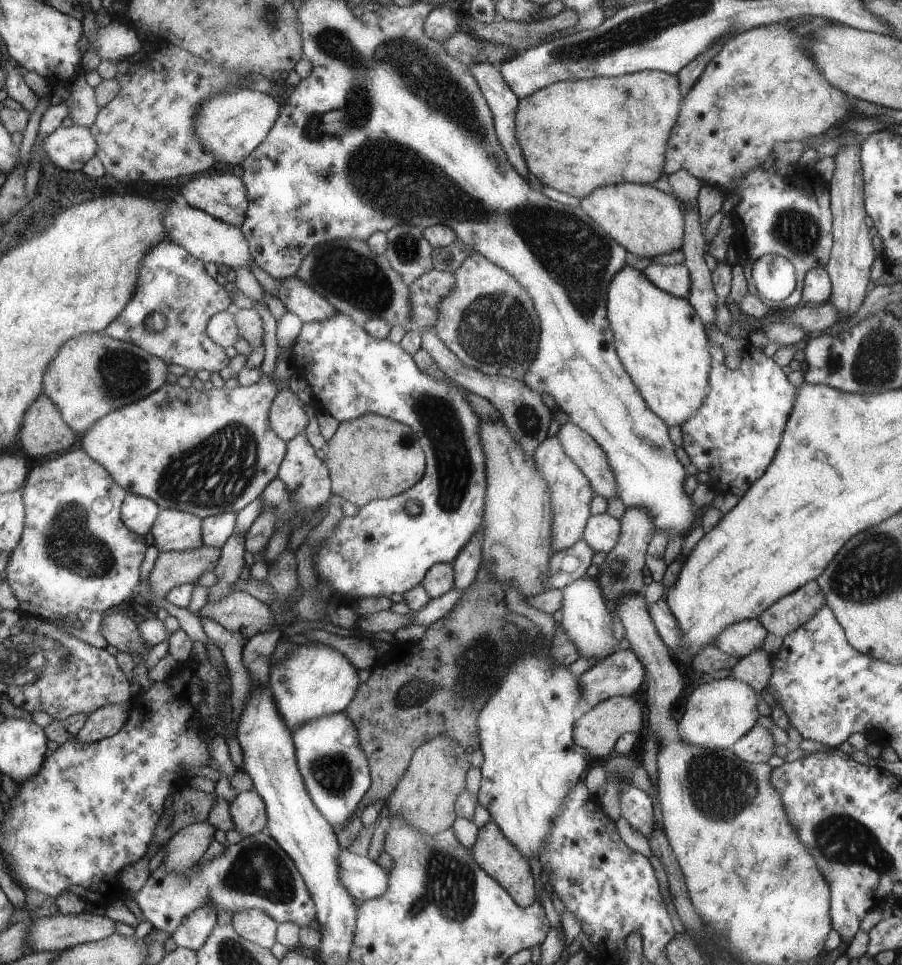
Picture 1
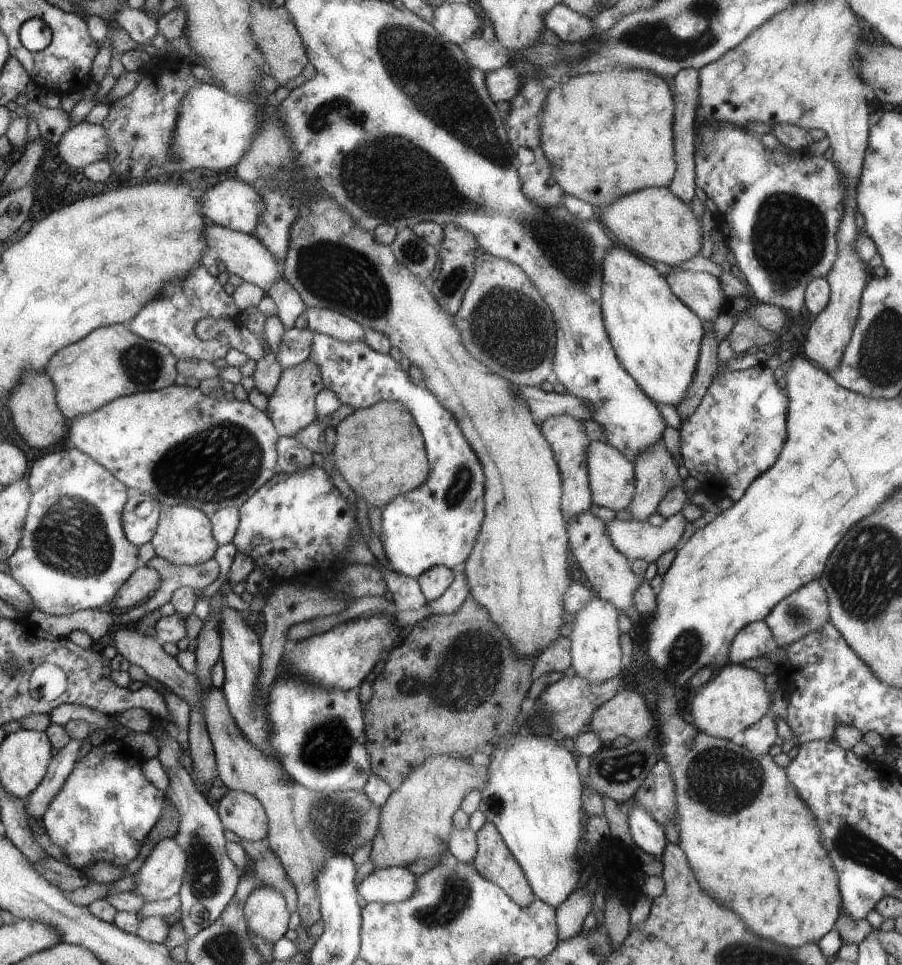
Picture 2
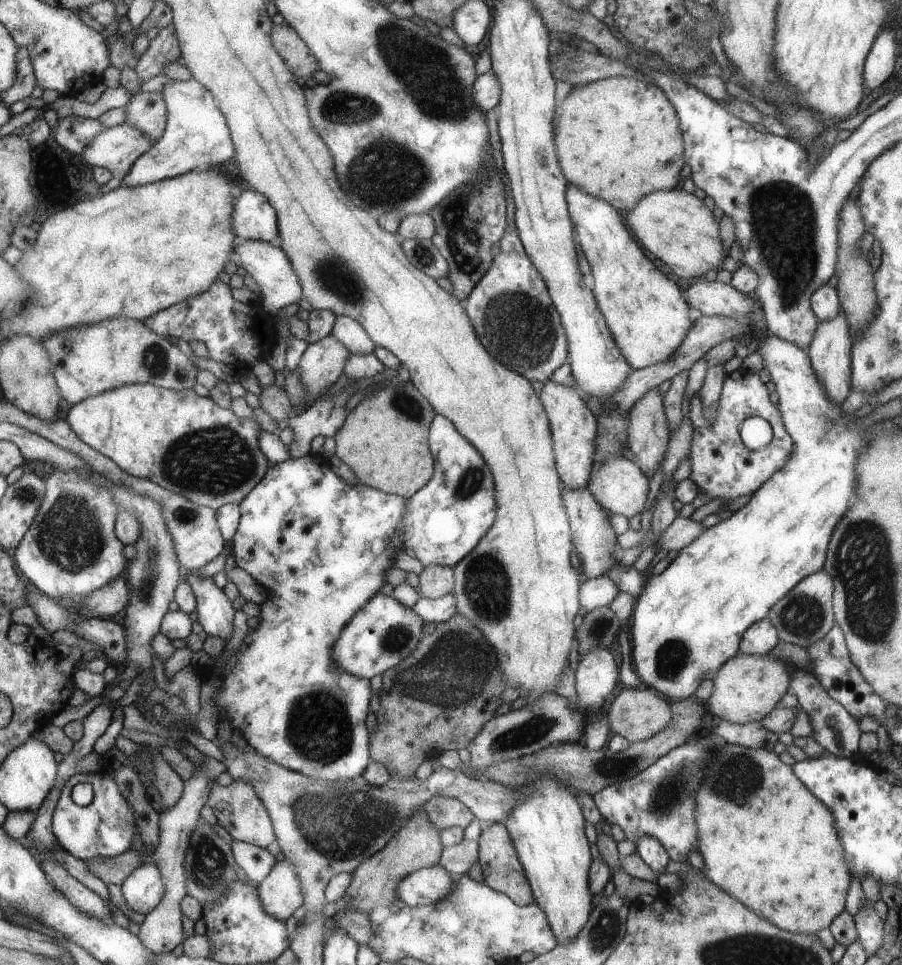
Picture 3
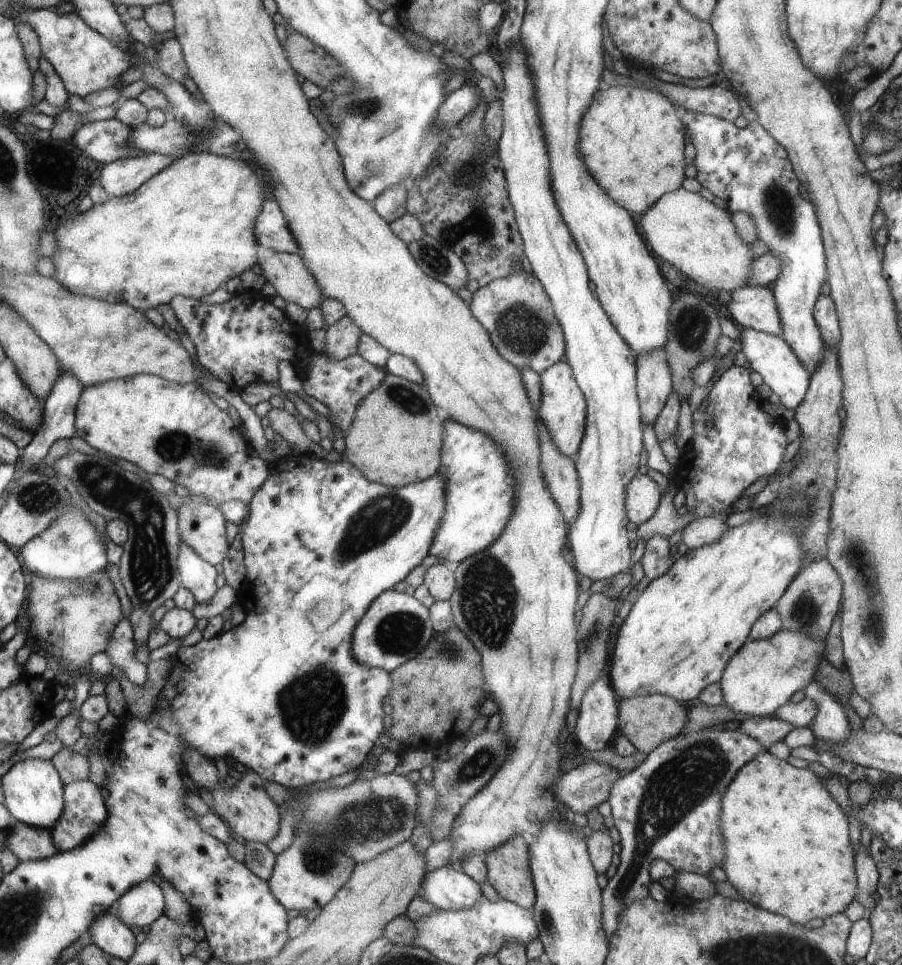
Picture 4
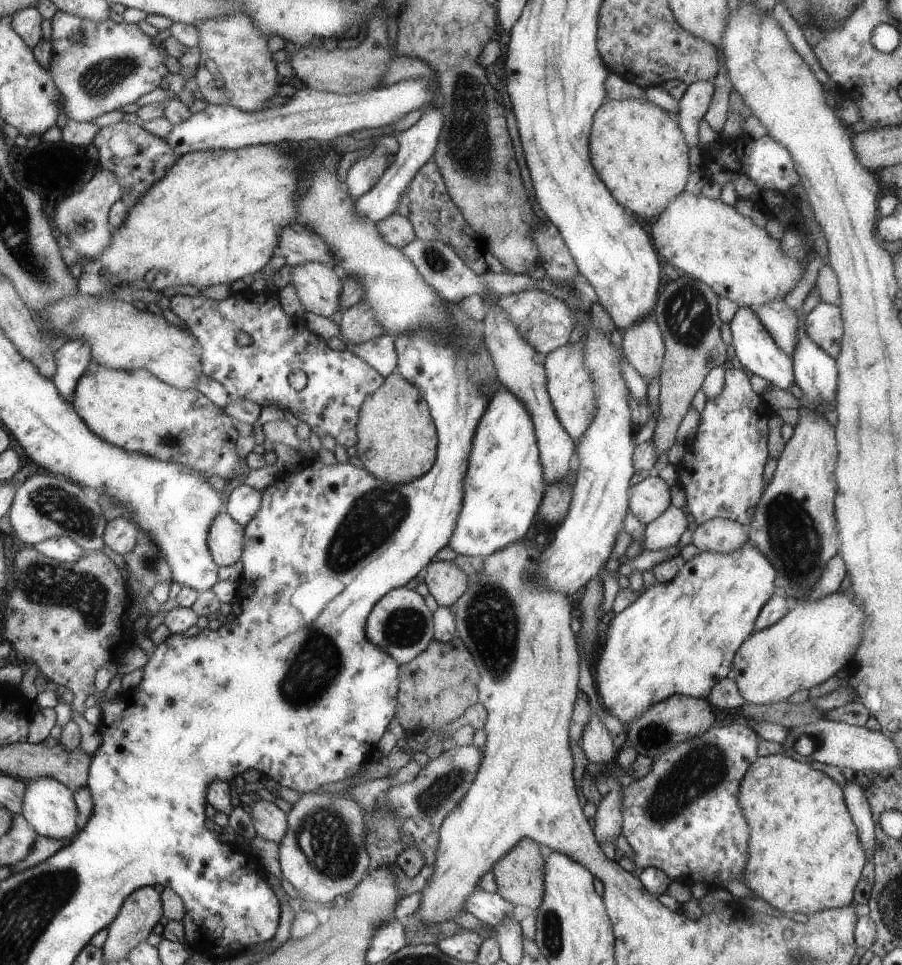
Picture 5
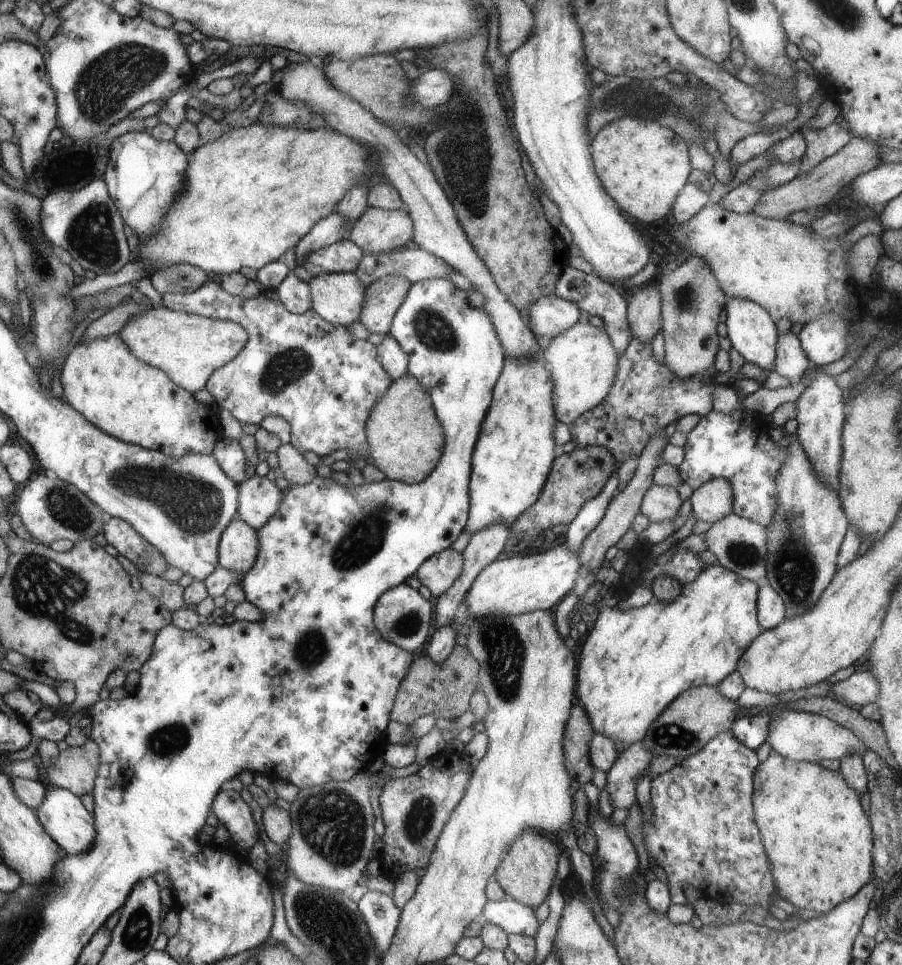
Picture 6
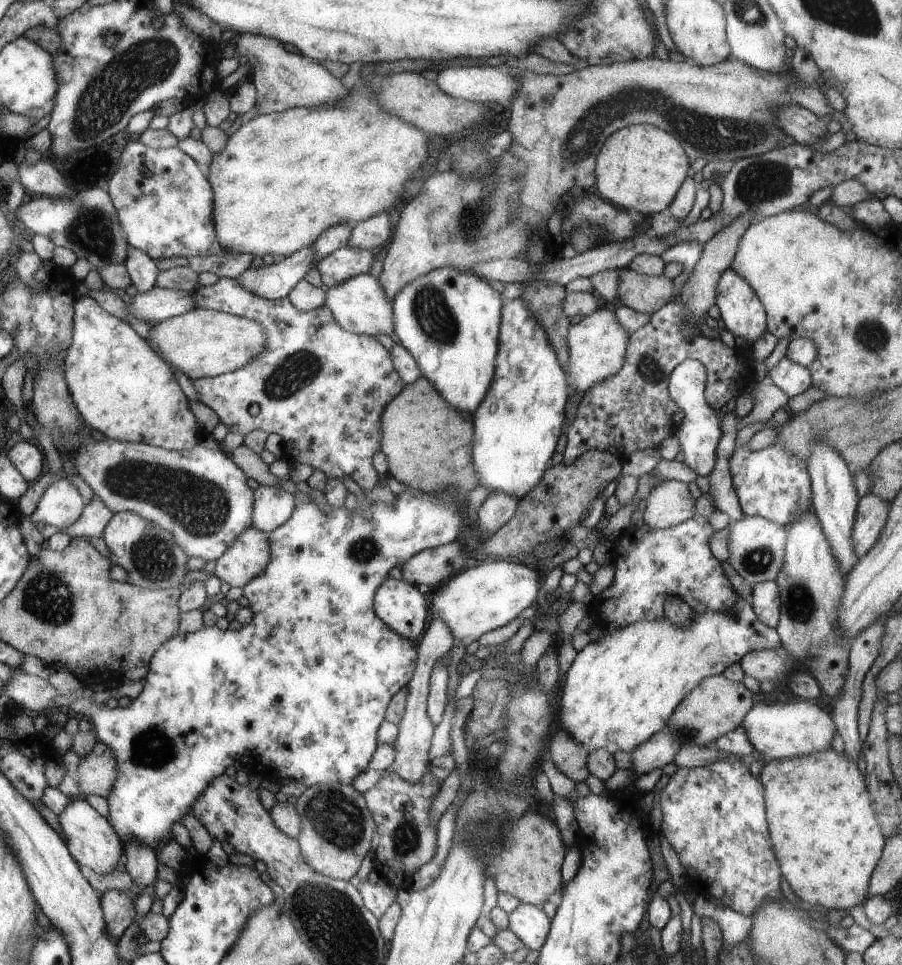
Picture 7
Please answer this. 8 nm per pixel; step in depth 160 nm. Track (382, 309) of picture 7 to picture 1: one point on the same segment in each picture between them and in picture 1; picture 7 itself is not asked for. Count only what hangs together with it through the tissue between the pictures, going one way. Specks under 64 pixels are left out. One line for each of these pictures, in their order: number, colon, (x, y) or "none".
1: (204, 236)
2: (246, 255)
3: (268, 264)
4: (293, 280)
5: (319, 286)
6: (339, 298)

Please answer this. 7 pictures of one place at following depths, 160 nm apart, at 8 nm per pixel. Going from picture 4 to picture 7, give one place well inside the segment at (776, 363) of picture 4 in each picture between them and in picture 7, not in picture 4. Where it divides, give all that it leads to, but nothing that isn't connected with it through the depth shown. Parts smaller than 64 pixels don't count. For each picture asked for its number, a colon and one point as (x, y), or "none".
5: (755, 348)
6: (752, 331)
7: (743, 312)

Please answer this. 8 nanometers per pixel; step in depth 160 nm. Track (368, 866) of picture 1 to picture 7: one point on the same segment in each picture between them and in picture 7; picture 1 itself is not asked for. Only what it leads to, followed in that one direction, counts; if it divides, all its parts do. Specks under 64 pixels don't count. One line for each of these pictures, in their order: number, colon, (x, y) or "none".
2: (395, 884)
3: (427, 886)
4: (449, 889)
5: (490, 908)
6: (512, 917)
7: (529, 923)

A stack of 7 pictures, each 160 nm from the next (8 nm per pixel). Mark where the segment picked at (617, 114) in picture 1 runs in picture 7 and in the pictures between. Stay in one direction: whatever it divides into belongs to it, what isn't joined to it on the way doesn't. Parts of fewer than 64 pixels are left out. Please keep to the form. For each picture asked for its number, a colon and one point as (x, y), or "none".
2: (607, 134)
3: (618, 138)
4: (632, 141)
5: (638, 150)
6: (645, 166)
7: (641, 169)

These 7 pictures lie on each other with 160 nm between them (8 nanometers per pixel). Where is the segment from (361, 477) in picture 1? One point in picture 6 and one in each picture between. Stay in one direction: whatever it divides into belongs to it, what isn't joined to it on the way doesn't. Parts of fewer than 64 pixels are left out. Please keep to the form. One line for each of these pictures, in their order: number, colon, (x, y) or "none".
2: (379, 450)
3: (385, 440)
4: (396, 439)
5: (397, 439)
6: (406, 438)

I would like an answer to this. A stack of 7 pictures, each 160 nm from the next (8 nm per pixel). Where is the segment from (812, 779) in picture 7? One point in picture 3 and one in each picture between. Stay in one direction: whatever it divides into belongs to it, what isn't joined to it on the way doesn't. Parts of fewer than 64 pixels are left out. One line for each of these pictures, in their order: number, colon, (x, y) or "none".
3: (766, 839)
4: (788, 848)
5: (807, 856)
6: (819, 840)

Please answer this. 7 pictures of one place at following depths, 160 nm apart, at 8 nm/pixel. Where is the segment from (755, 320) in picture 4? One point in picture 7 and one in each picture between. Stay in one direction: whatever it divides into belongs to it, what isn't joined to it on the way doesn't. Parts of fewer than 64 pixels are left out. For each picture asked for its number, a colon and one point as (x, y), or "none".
5: (780, 321)
6: (792, 363)
7: (793, 379)

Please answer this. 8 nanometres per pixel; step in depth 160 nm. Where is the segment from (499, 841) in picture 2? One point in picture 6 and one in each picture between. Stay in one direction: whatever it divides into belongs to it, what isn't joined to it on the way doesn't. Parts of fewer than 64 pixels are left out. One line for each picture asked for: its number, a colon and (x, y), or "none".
3: (502, 869)
4: (509, 871)
5: (519, 875)
6: (527, 873)

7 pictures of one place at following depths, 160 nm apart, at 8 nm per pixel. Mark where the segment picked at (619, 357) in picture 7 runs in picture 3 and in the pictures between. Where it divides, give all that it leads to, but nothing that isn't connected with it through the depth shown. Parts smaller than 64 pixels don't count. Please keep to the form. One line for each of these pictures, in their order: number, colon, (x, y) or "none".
3: (574, 426)
4: (563, 407)
5: (571, 385)
6: (583, 361)

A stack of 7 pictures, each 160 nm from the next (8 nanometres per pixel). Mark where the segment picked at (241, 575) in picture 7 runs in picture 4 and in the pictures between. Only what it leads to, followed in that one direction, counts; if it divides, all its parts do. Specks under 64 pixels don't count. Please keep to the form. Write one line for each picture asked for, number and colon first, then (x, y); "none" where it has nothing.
4: (202, 526)
5: (227, 536)
6: (238, 551)

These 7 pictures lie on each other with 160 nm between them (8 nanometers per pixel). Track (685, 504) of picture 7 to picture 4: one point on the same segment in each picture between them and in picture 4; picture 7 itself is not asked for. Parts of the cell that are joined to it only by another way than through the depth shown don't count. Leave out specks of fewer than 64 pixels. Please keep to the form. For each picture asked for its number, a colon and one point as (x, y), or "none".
4: (643, 495)
5: (650, 498)
6: (660, 503)

